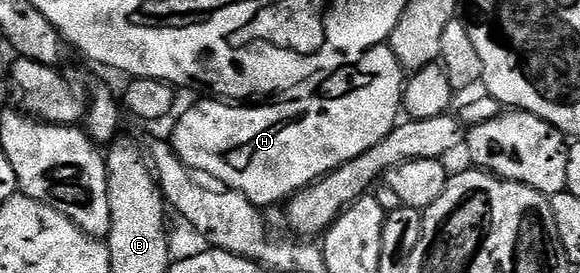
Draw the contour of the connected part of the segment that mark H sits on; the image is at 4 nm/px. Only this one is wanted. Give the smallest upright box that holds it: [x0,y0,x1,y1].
[169,45,405,208]

